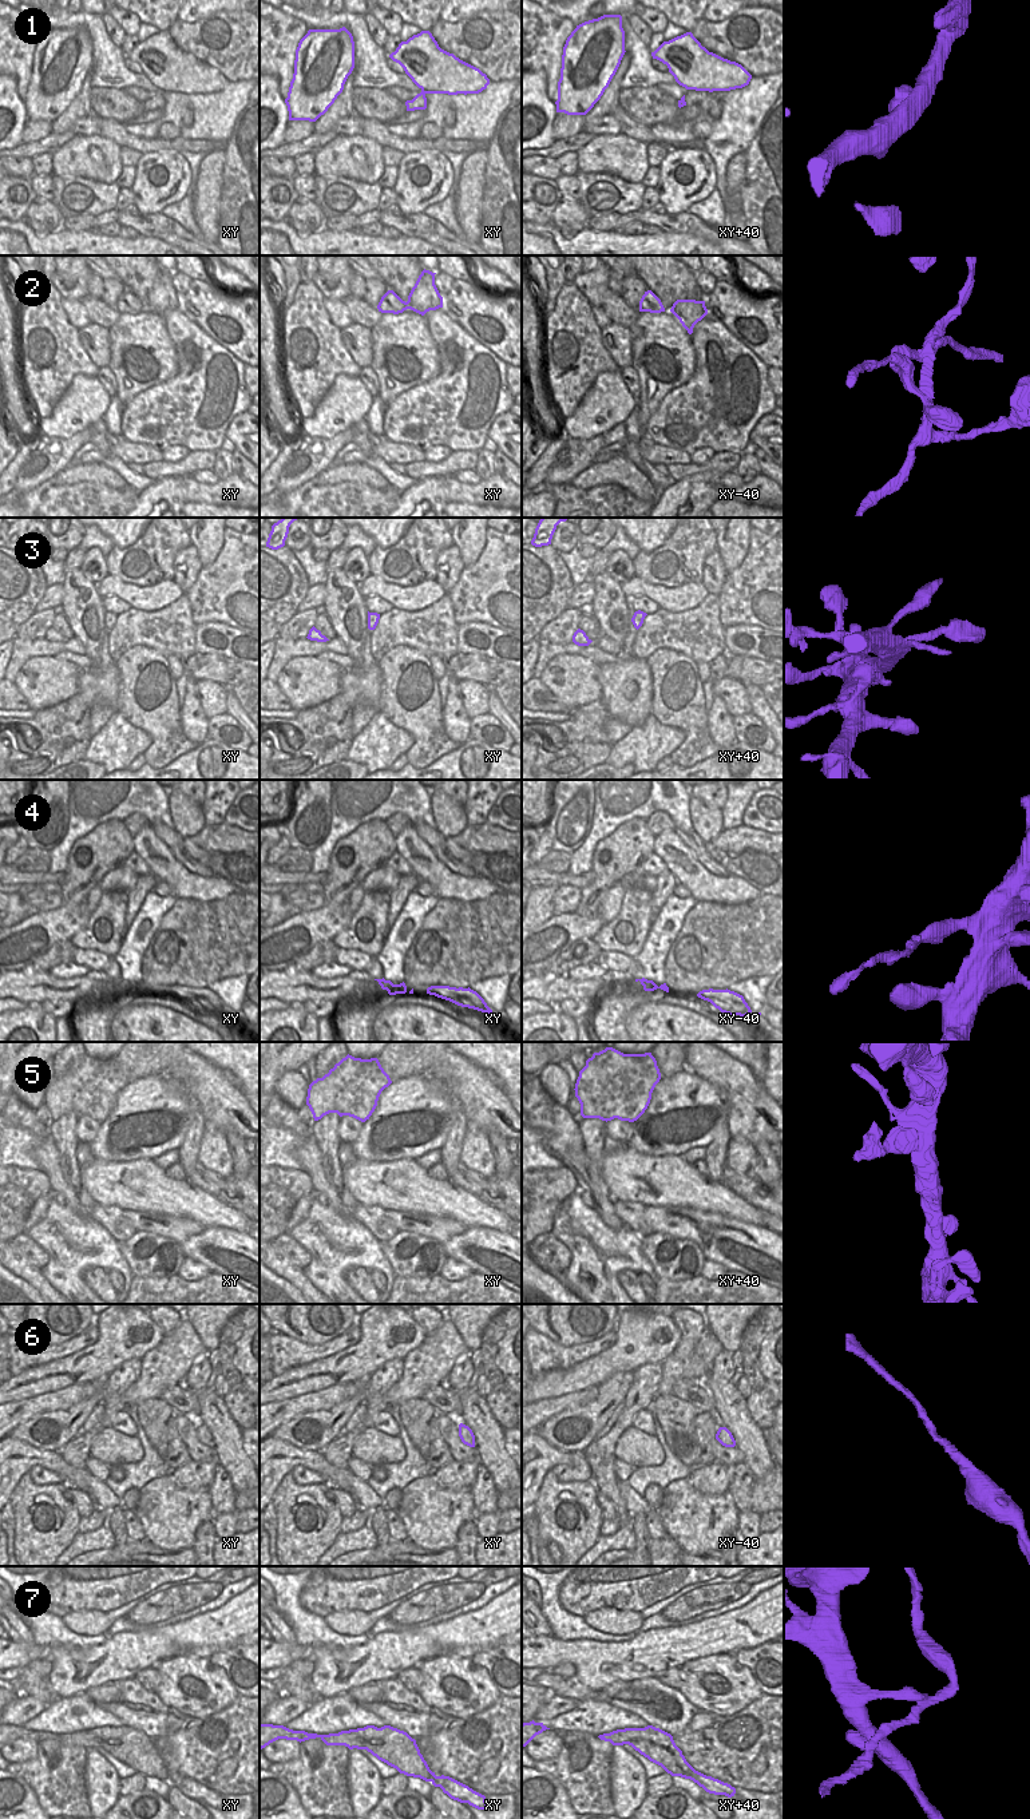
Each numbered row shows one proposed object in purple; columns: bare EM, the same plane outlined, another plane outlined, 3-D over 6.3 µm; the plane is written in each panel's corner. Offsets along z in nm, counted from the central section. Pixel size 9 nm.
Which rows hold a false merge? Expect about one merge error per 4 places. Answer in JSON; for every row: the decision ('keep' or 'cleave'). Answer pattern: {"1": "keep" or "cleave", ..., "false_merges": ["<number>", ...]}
{"1": "keep", "2": "cleave", "3": "keep", "4": "cleave", "5": "keep", "6": "keep", "7": "cleave", "false_merges": ["2", "4", "7"]}

